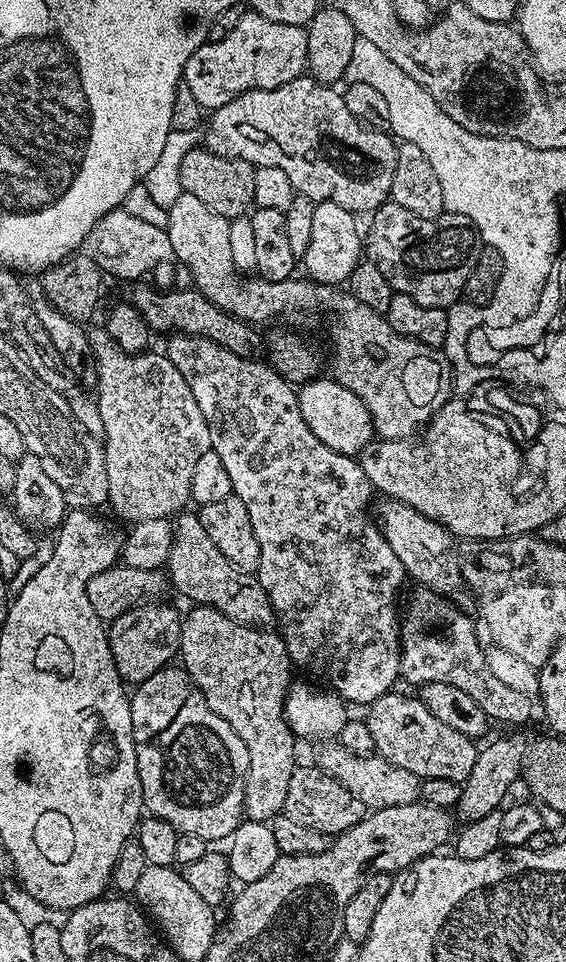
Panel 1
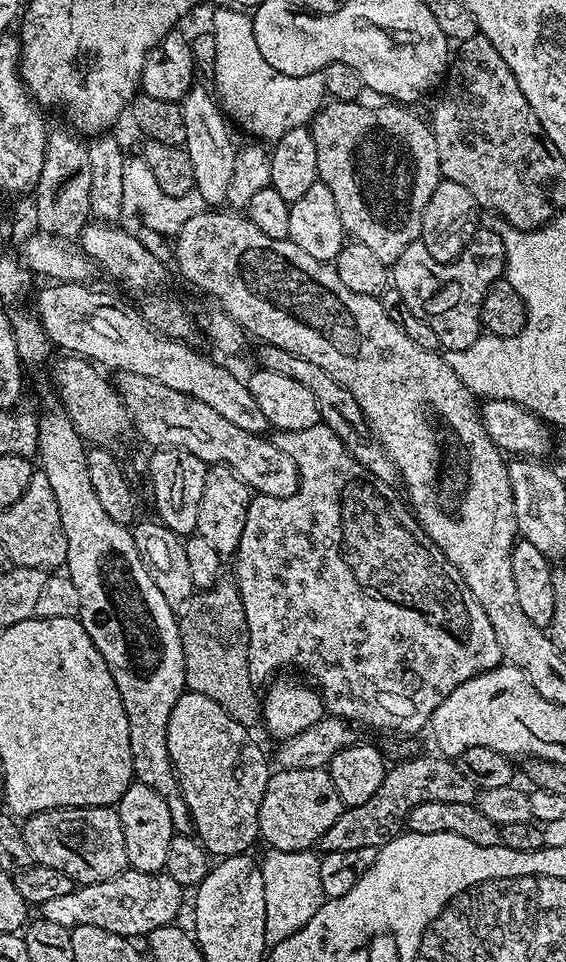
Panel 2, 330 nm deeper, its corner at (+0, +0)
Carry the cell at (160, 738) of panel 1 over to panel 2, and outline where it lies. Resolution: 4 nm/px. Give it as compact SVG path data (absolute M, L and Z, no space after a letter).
M186 690L178 702L174 702L174 710L170 710L170 722L166 730L170 758L176 768L186 806L190 806L195 835L206 851L216 858L247 853L248 847L257 843L260 835L258 810L262 806L262 794L266 794L270 767L263 750L252 741L252 735L249 729L234 722L234 718L230 718L230 714L226 714L226 710L222 710L214 698L206 698L206 694Z

